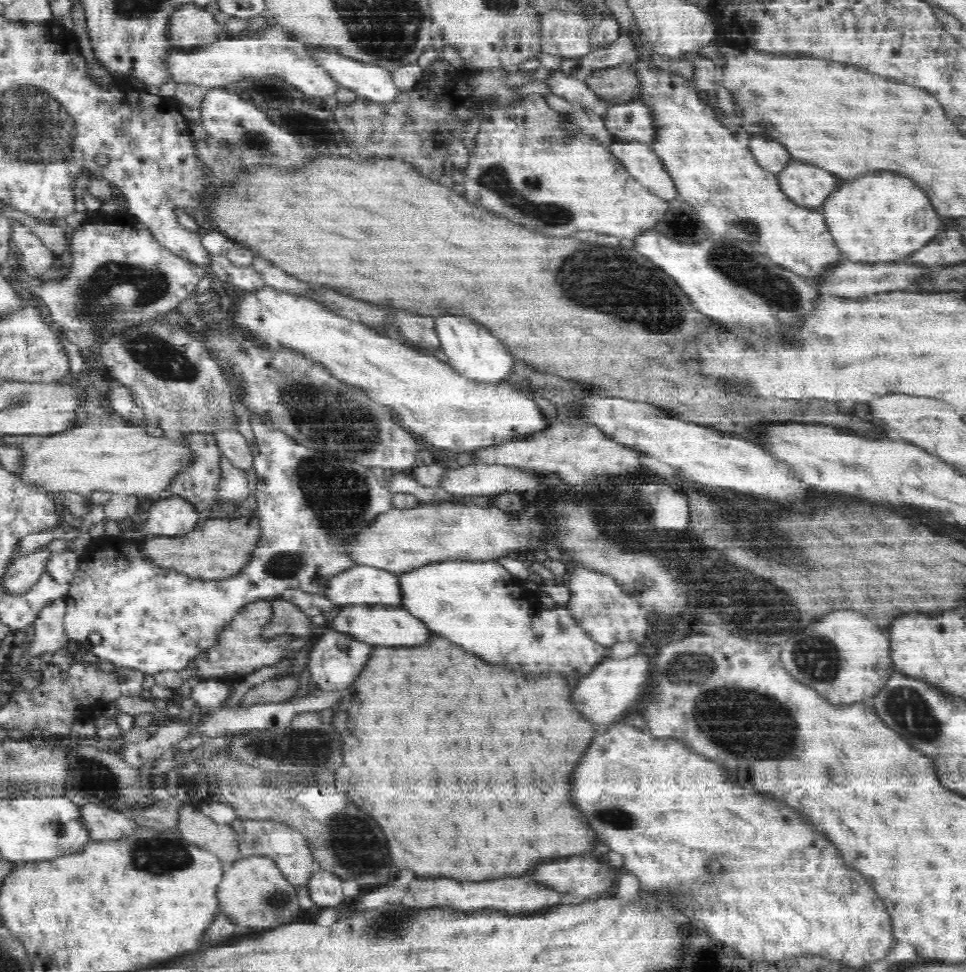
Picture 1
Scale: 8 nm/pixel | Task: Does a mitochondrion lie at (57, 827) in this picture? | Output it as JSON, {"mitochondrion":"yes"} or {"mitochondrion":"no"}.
{"mitochondrion":"yes"}

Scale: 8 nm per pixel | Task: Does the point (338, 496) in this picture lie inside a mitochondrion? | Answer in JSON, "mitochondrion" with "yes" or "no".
{"mitochondrion":"yes"}

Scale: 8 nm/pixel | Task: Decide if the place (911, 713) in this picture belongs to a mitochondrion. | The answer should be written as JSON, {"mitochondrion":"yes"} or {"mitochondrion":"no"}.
{"mitochondrion":"yes"}

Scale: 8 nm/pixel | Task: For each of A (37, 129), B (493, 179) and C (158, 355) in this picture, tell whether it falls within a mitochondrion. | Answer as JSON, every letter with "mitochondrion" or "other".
{"A":"mitochondrion","B":"mitochondrion","C":"mitochondrion"}

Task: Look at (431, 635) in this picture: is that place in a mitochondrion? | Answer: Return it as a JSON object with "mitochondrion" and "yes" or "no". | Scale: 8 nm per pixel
{"mitochondrion":"no"}

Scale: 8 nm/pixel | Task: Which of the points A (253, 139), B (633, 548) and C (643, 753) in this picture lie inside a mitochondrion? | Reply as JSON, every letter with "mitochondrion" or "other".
{"A":"mitochondrion","B":"mitochondrion","C":"other"}

